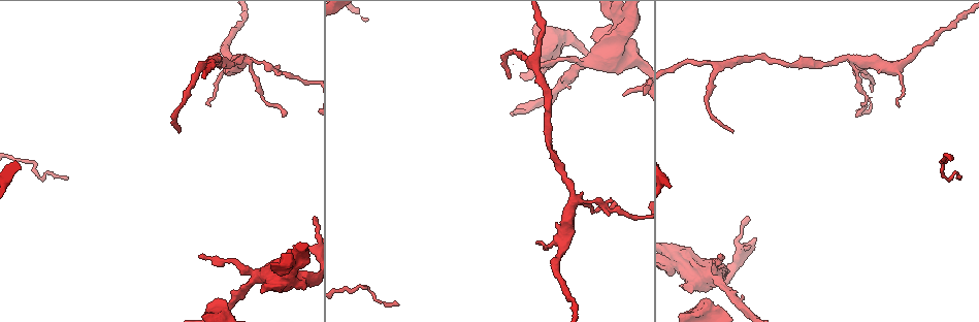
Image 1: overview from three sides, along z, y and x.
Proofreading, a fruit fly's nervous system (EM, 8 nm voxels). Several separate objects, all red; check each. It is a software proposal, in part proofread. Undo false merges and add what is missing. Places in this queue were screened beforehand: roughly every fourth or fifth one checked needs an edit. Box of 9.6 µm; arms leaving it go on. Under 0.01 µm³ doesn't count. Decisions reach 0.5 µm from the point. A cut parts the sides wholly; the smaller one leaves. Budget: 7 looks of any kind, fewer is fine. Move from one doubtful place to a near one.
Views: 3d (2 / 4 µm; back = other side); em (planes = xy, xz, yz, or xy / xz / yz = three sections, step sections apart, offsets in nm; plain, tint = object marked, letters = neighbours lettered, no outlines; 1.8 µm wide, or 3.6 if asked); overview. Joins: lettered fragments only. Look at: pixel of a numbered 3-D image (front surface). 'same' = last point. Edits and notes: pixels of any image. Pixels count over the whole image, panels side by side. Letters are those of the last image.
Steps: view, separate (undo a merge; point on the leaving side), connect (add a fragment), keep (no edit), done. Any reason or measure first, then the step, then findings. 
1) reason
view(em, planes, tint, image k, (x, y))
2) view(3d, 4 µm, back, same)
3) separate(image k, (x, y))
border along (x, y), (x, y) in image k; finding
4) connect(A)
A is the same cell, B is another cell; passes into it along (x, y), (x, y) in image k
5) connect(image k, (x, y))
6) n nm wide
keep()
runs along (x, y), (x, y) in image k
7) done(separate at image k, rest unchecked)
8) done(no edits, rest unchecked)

thin end
view(3d, 2 µm, image 1, (899, 107))

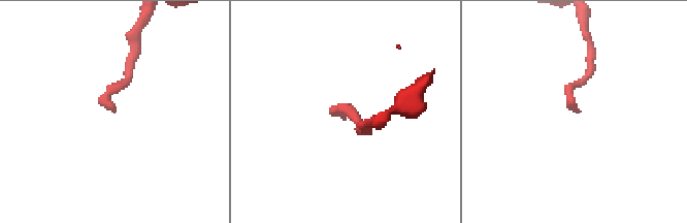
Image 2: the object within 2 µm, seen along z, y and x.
shape alone is not enough
view(em, xy, step 16, letters, image 2, (107, 109))

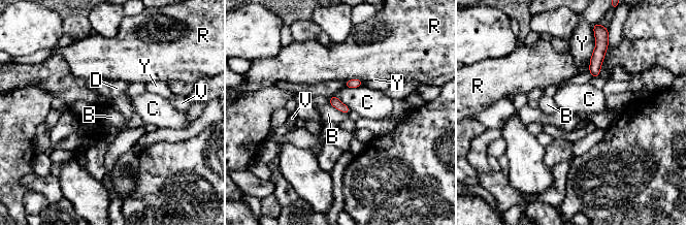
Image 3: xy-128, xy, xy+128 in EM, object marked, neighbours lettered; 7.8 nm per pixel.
80 nm wide
keep()
B, C, D, R, V and Y are other cells; border along (329, 102), (348, 115) in image 3; none of them fits

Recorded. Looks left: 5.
branch stops here
view(3d, 4 µm, image 1, (623, 94))

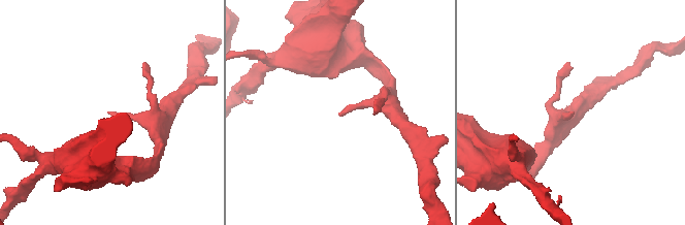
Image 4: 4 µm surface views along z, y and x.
view(em, planes, letters, image 4, (340, 112))

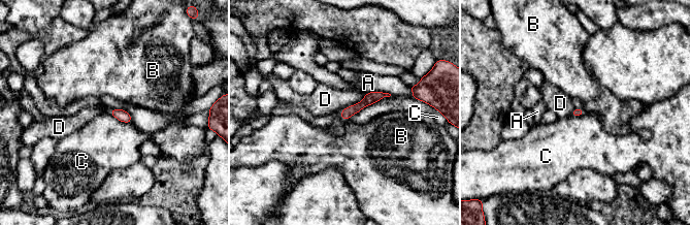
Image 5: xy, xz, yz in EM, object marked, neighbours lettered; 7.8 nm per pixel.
keep()
A, B, C and D are other cells; no lettered fragment goes on from it

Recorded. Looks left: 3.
calibre changes
view(3d, 4 µm, back, image 1, (609, 41))

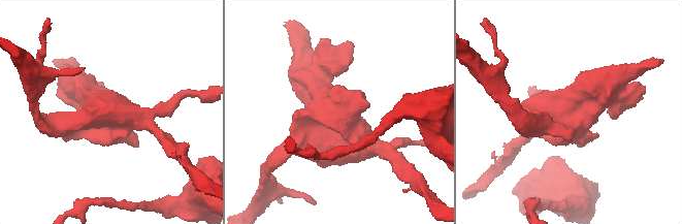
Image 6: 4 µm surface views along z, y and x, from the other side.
view(em, 3.6 µm, planes, letters, image 6, (335, 113))

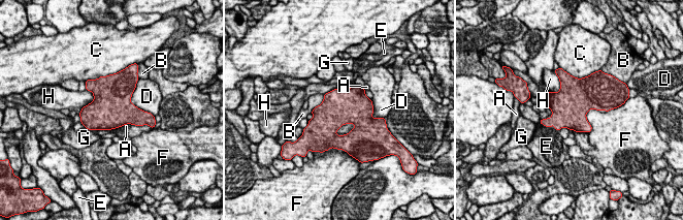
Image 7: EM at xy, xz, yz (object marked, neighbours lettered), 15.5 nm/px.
550 nm wide
keep()
A, B, C, D, E, F, G and H are other cells; border along (355, 125), (347, 133), (335, 133) in image 7; all the same neuron

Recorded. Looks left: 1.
done(no edits, rest unchecked)

